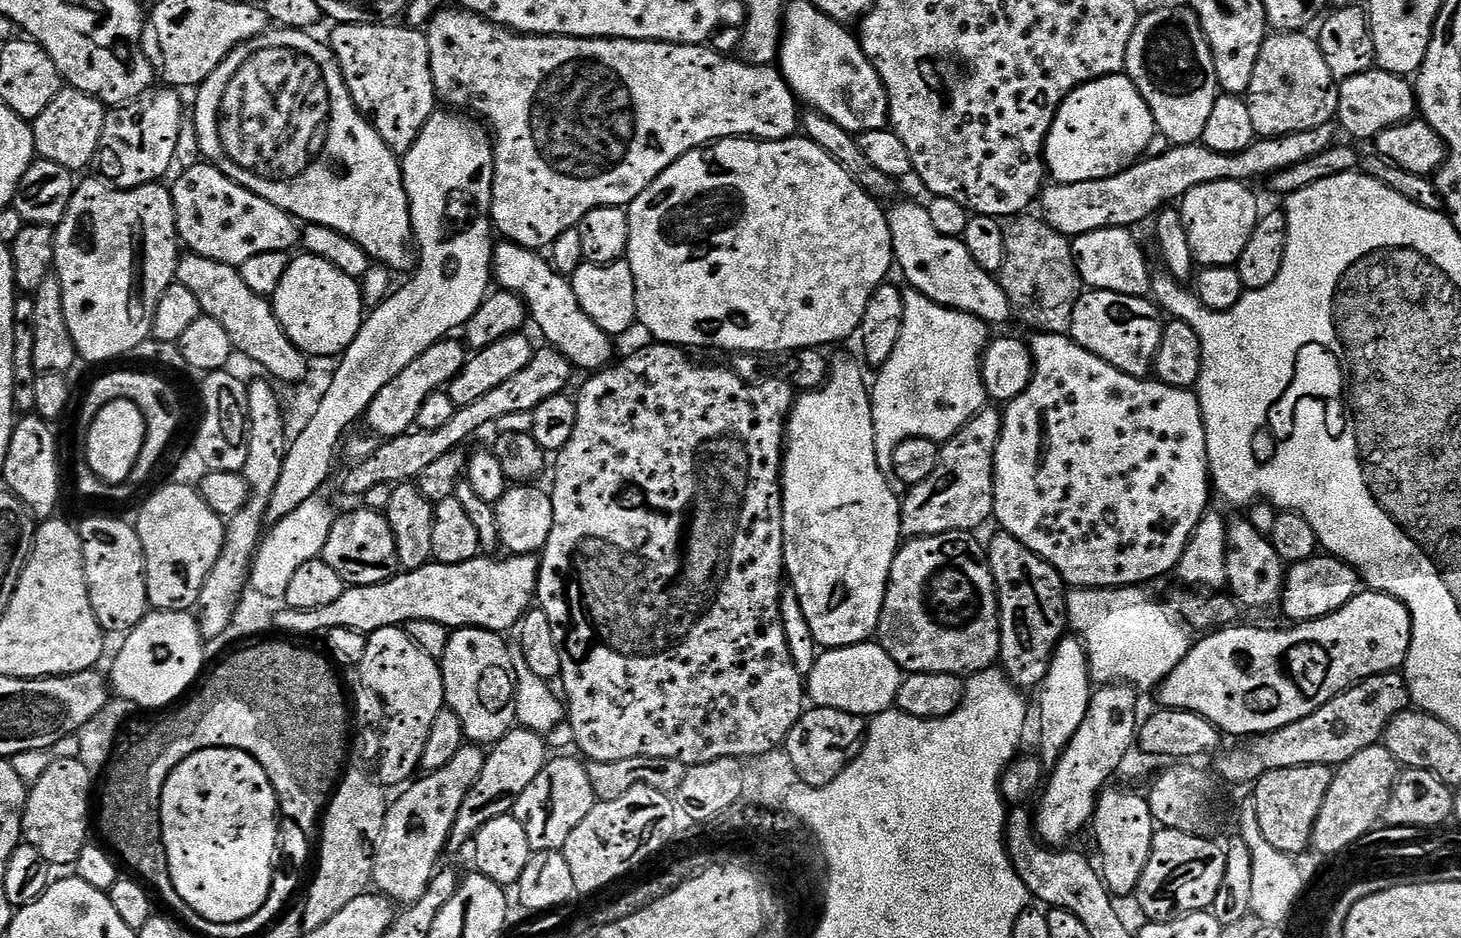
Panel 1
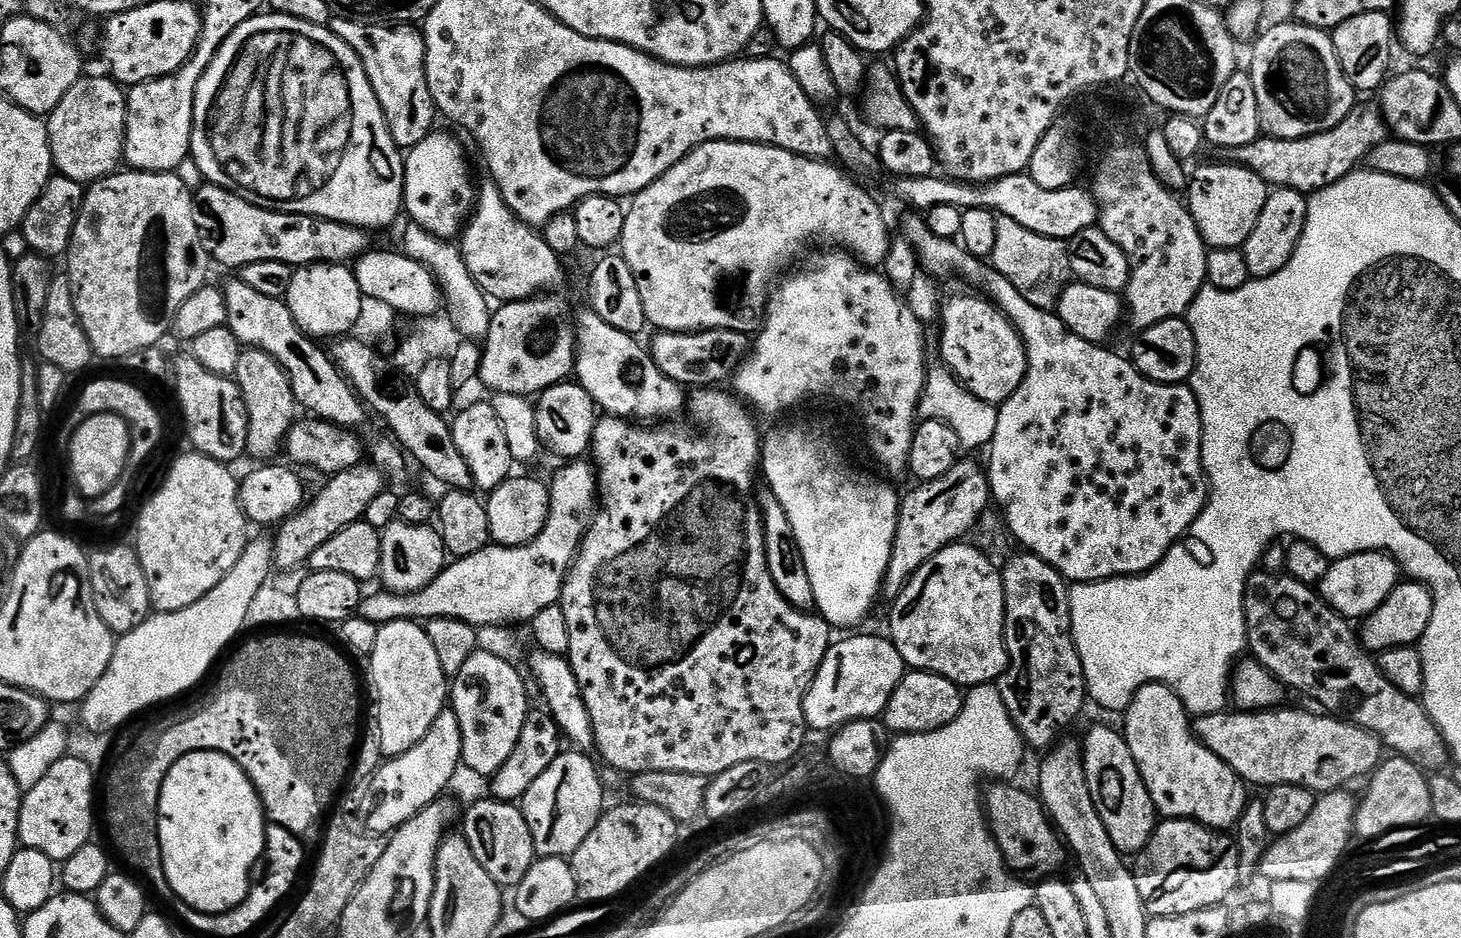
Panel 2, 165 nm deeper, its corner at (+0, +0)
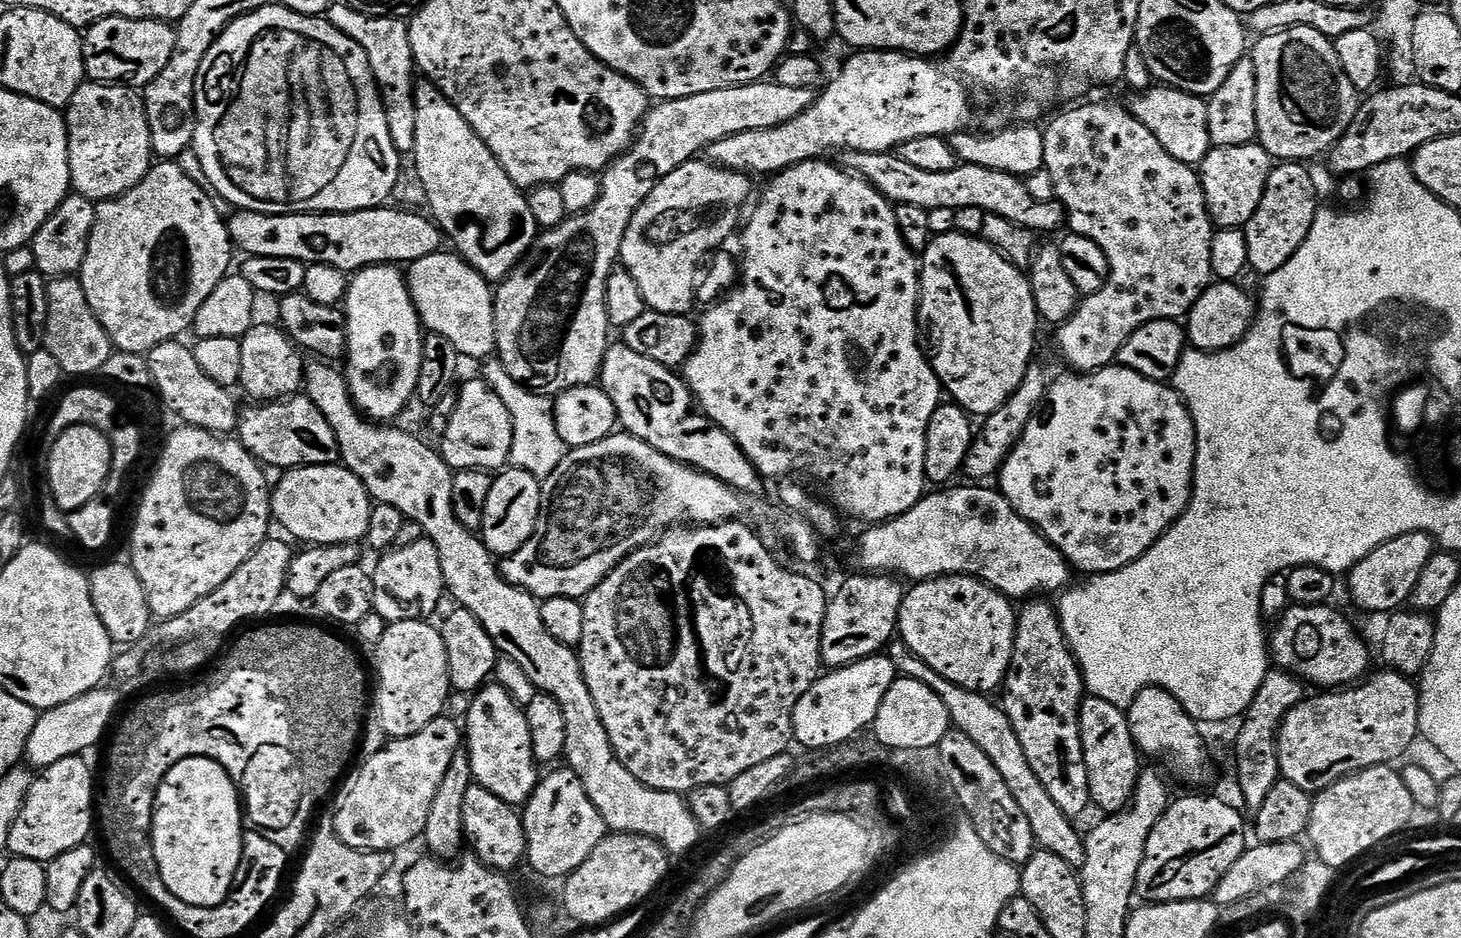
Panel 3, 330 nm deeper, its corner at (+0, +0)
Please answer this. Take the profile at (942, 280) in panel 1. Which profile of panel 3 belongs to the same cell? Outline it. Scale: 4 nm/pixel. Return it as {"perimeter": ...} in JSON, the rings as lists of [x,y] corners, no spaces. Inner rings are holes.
{"perimeter":[[[1119,366],[1098,368],[1095,372],[1083,374],[1071,370],[1065,373],[1065,376],[1060,376],[1057,380],[1055,377],[1049,383],[1042,407],[1030,418],[1026,430],[1022,430],[1022,438],[1018,438],[1012,453],[1000,468],[998,490],[1010,502],[1010,506],[1014,506],[1019,516],[1033,524],[1068,559],[1073,569],[1081,568],[1082,571],[1088,572],[1084,574],[1122,570],[1130,566],[1130,562],[1142,558],[1142,554],[1146,554],[1146,550],[1150,550],[1154,542],[1160,540],[1160,535],[1188,509],[1192,497],[1192,475],[1196,469],[1196,427],[1184,399],[1167,383],[1151,380],[1134,370]]]}

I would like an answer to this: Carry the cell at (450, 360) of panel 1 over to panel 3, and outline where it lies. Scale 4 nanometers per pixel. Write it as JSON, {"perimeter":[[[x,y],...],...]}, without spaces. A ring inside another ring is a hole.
{"perimeter":[[[297,394],[287,400],[260,402],[252,407],[256,408],[245,407],[240,413],[238,439],[261,465],[273,464],[279,470],[287,470],[304,468],[308,464],[335,464],[340,460],[338,438],[330,422],[307,395]]]}

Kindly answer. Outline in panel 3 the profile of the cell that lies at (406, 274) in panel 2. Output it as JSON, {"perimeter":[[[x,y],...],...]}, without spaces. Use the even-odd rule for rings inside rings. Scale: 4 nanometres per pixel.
{"perimeter":[[[441,250],[439,252],[435,252],[434,254],[430,254],[430,258],[418,258],[418,262],[407,265],[406,279],[408,281],[408,289],[412,295],[412,301],[414,302],[414,306],[420,315],[420,323],[429,333],[442,334],[442,338],[446,338],[450,342],[454,342],[454,350],[458,350],[461,357],[468,359],[469,356],[470,359],[477,360],[477,362],[483,362],[489,359],[489,357],[496,352],[496,302],[494,299],[493,285],[489,283],[489,281],[485,280],[482,274],[478,274],[478,270],[471,268],[459,254],[452,250]]]}

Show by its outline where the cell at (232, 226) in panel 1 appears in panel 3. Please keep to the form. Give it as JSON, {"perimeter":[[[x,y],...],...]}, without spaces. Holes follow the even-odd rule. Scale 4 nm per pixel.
{"perimeter":[[[381,206],[367,208],[357,212],[295,212],[285,216],[271,216],[261,212],[235,213],[233,220],[227,221],[228,232],[233,245],[244,251],[245,257],[265,256],[266,258],[294,258],[304,265],[325,264],[334,266],[346,274],[361,272],[364,268],[373,268],[375,264],[407,266],[418,262],[418,258],[430,258],[430,254],[441,251],[446,237],[440,231],[440,225],[427,215],[419,216],[416,212],[407,212],[404,208]]]}

